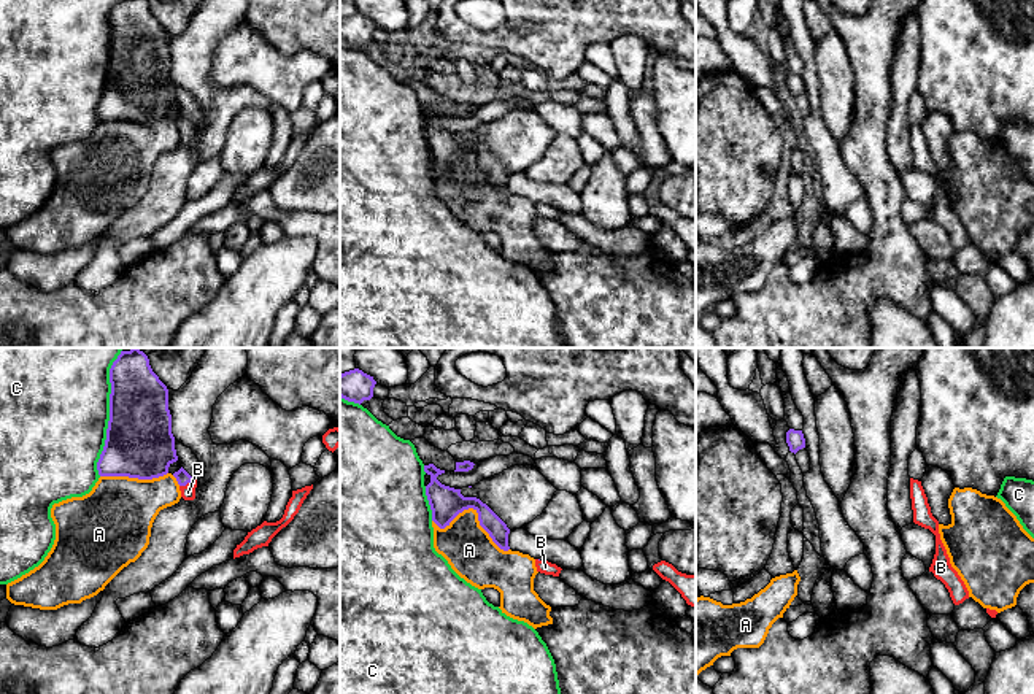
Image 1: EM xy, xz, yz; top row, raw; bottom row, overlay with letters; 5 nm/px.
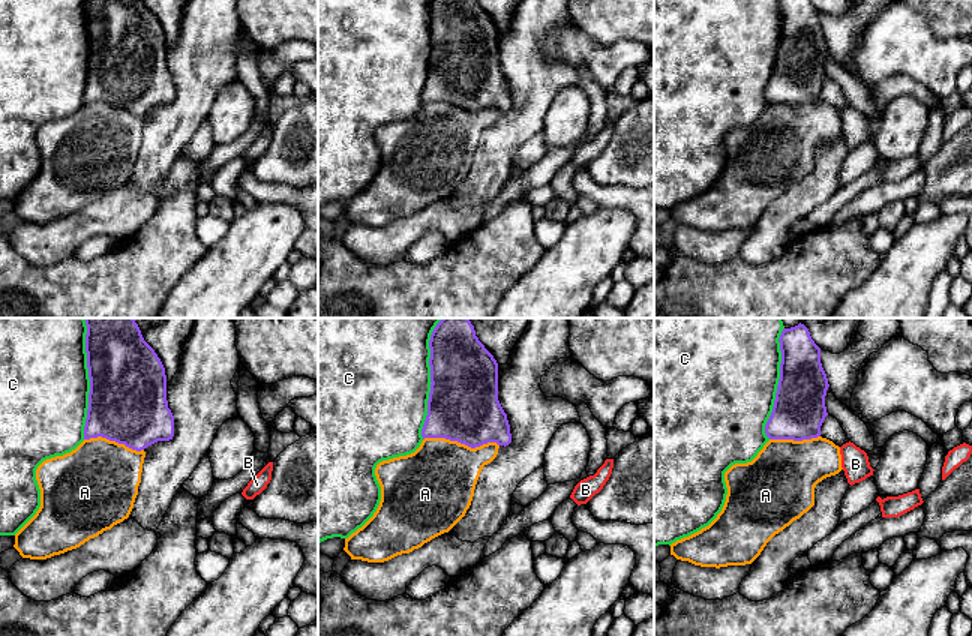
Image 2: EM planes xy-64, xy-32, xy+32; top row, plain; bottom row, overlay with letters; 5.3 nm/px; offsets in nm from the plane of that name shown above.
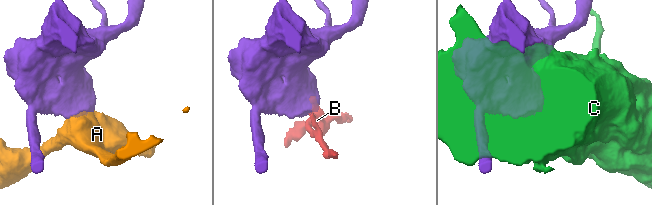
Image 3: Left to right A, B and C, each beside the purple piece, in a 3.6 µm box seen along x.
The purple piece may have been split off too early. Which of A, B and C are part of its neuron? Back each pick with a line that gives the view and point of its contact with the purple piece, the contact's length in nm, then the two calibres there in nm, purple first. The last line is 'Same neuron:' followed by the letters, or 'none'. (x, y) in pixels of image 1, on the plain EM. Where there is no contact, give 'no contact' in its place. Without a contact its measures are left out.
B: contact xy (186, 127); length 80 nm; calibres 70 and 80 nm
Same neuron: B

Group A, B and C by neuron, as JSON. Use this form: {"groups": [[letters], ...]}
{"groups": [["A"], ["B"], ["C"]]}

